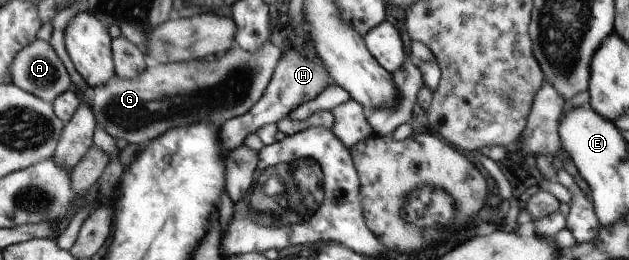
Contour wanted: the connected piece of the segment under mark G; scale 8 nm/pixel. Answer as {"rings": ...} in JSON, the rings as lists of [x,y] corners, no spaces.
{"rings":[[[270,40],[258,51],[252,52],[234,45],[226,55],[214,57],[212,61],[202,59],[190,63],[156,65],[148,67],[134,79],[120,79],[116,76],[90,92],[95,120],[113,138],[138,145],[158,137],[170,127],[188,125],[192,121],[220,121],[222,125],[229,119],[246,115],[260,101],[283,50],[284,47],[277,47]]]}

